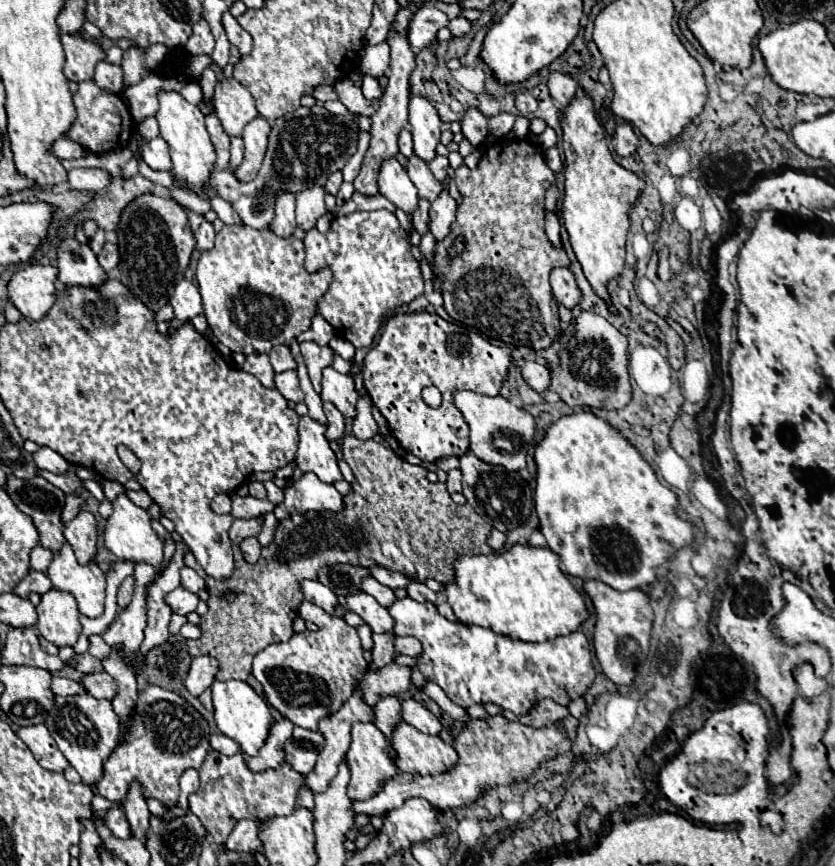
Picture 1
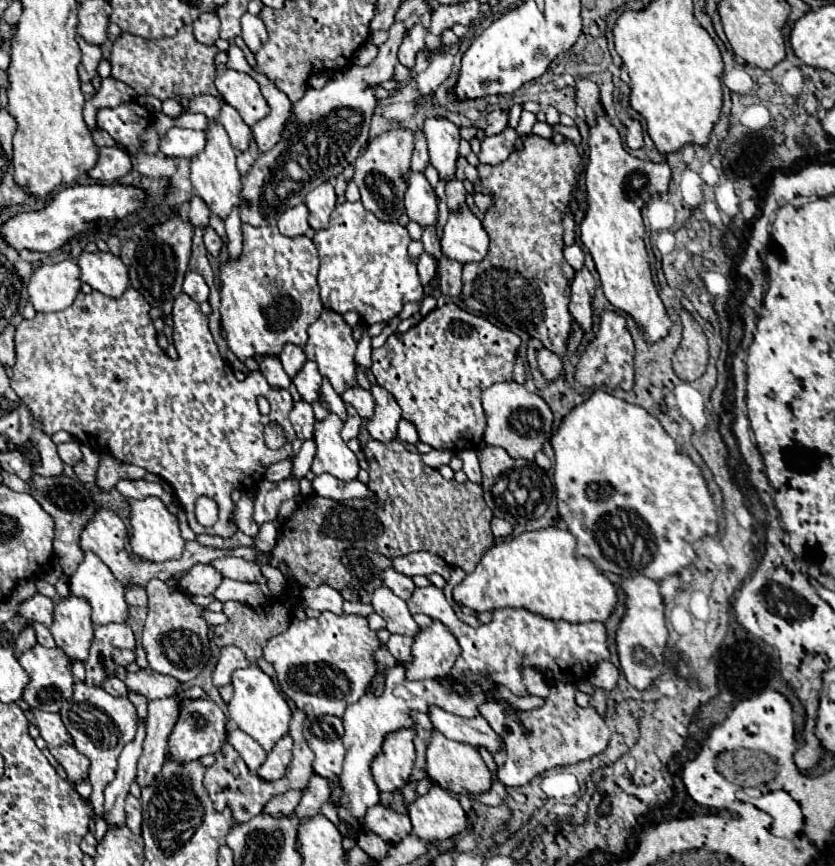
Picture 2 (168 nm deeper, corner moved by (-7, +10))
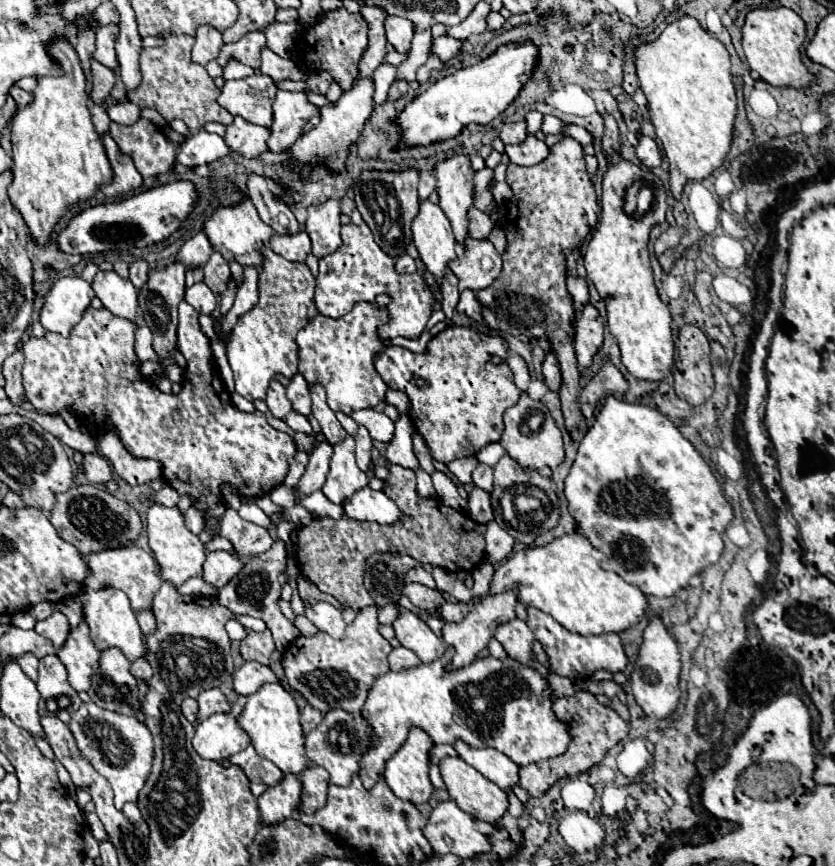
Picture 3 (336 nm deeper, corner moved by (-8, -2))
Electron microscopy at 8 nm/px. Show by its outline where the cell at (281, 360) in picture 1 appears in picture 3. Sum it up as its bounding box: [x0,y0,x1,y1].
[286,373,310,415]

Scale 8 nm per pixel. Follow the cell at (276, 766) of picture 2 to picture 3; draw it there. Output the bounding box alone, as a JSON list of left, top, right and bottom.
[258,773,300,825]

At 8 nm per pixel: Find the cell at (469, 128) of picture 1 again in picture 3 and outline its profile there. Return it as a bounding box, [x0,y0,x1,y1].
[500,121,526,145]

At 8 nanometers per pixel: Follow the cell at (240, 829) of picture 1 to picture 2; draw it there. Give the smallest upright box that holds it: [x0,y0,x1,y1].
[263,789,303,815]

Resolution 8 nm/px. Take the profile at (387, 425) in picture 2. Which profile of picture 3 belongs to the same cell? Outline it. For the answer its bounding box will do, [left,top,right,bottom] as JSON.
[386,413,418,469]

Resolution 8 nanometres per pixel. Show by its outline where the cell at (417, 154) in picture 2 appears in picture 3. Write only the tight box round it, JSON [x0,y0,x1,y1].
[418,169,436,199]

